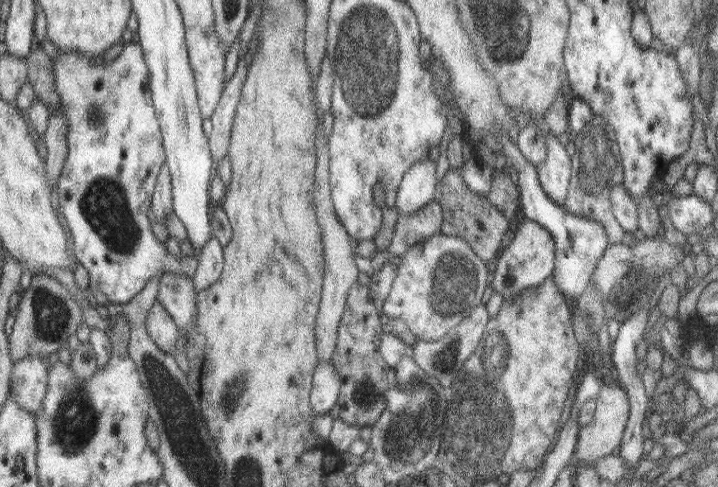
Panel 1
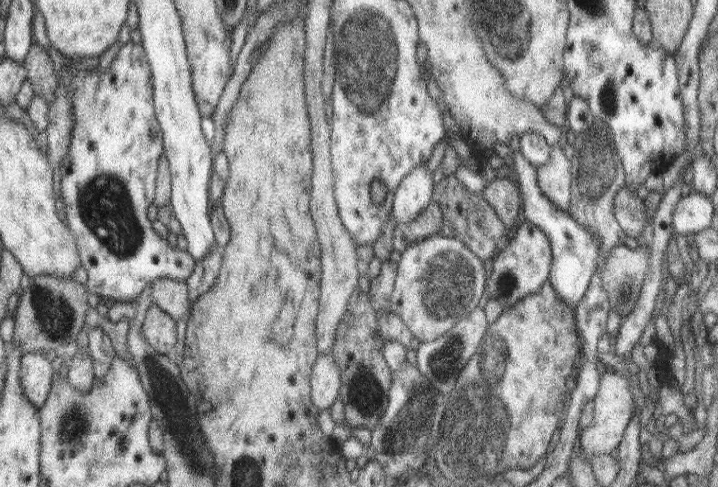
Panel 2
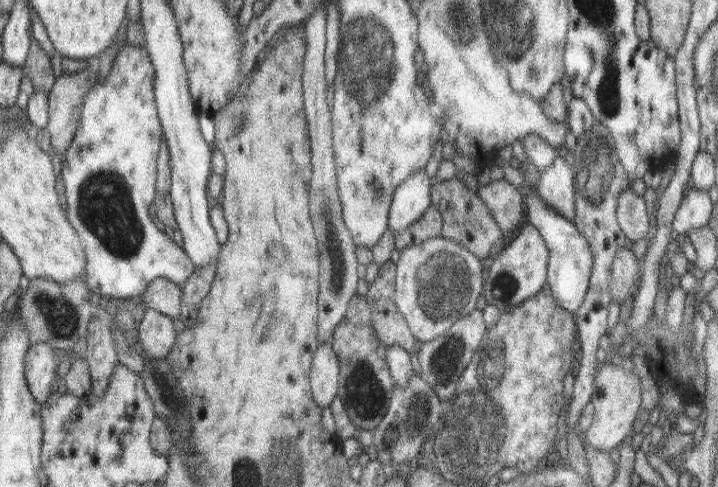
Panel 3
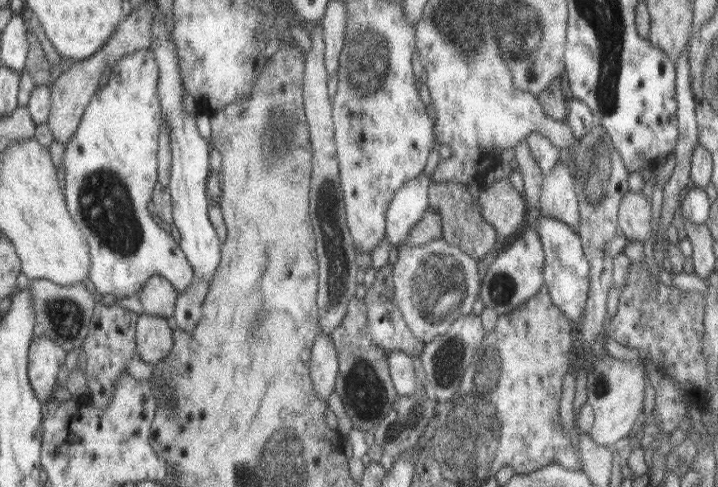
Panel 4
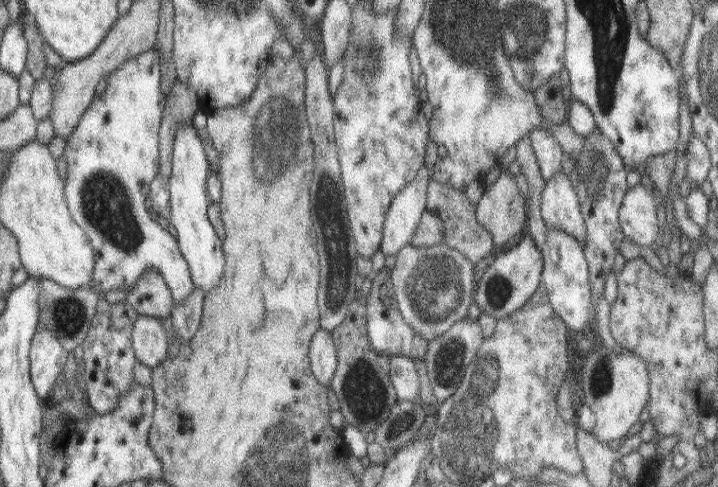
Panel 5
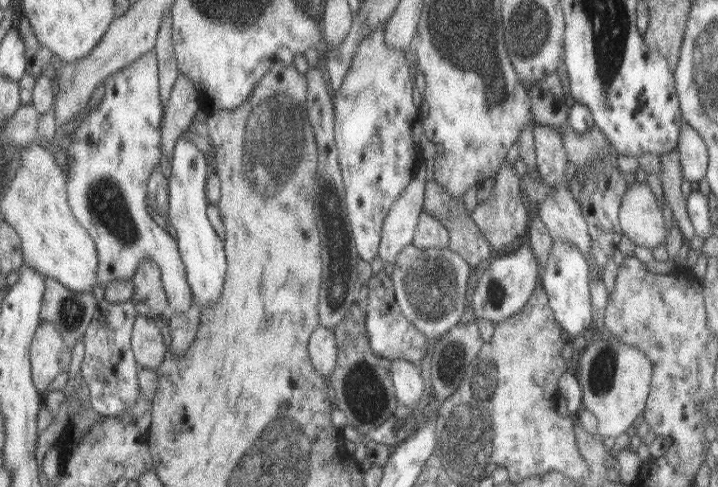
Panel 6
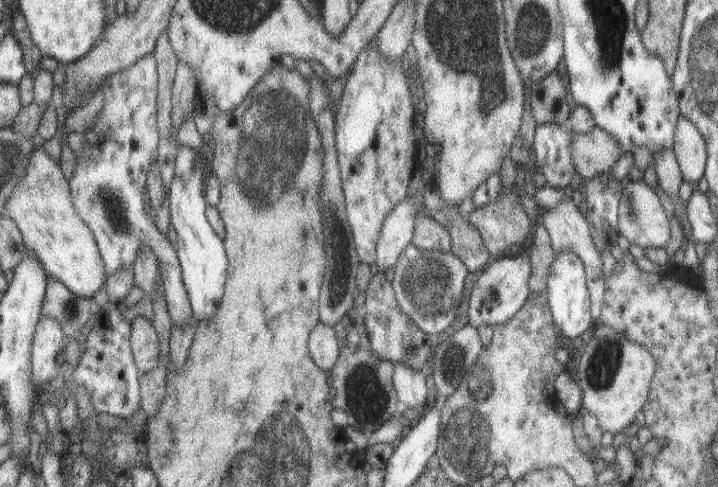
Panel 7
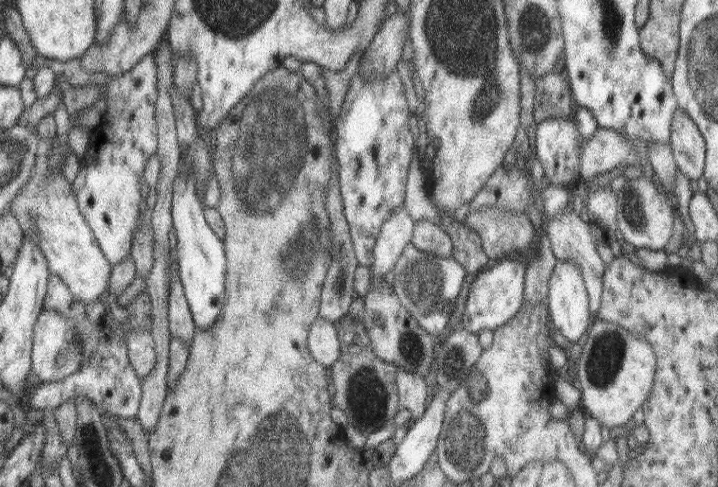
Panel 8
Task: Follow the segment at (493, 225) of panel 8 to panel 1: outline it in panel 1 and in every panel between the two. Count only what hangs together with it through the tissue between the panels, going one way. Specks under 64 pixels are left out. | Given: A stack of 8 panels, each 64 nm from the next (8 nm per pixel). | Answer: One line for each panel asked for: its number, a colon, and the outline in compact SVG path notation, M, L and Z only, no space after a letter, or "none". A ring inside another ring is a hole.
1: M497 172L499 176L495 176L491 180L491 192L487 192L487 198L491 204L495 204L503 214L505 218L513 220L515 218L515 212L519 210L521 206L521 192L519 192L519 186L511 184L513 180L509 178L507 172Z
2: M509 178L495 180L495 182L487 184L487 188L483 188L481 194L483 194L483 200L487 200L493 206L493 210L497 212L497 216L505 222L505 226L509 230L523 204L523 196L521 196L517 182L513 182Z
3: M501 180L501 182L489 182L487 186L479 186L477 192L479 198L489 206L493 220L497 220L505 236L517 232L515 228L519 226L525 210L525 198L521 188L515 188L507 180Z
4: M507 178L495 180L495 184L491 186L481 186L479 202L485 220L493 224L493 228L497 230L499 244L527 226L525 196L523 192L513 188L513 184Z
5: M503 164L503 174L493 186L485 188L477 204L477 220L489 230L493 242L501 246L527 226L525 208L527 198L517 188L515 178L507 172L507 164Z
6: M505 160L497 170L497 176L495 176L495 182L493 182L493 192L489 194L489 198L479 202L477 208L471 212L473 220L477 222L481 232L487 236L493 250L499 250L499 248L507 246L517 236L525 236L525 230L529 228L529 212L523 206L519 188L521 188L521 178L515 174L513 164L509 164Z
7: M507 156L503 158L503 164L499 168L499 176L501 176L501 192L491 200L491 204L485 204L483 208L473 208L473 212L467 216L471 224L475 224L483 236L485 246L489 248L489 252L499 258L505 256L505 250L513 244L521 244L527 234L533 230L533 220L527 218L521 202L519 202L519 192L515 186L515 162Z

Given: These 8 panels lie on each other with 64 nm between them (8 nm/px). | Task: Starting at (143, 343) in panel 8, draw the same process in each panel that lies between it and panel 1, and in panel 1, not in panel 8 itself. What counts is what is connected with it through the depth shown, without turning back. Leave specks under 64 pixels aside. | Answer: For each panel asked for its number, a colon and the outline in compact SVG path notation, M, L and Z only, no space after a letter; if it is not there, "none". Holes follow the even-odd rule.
1: M155 302L149 310L145 330L159 350L167 354L175 352L179 326L175 326L175 318L171 318L171 314L167 314L167 310L159 302Z
2: M151 306L147 310L145 322L141 326L145 340L165 356L175 358L175 342L177 342L177 330L175 330L175 318L165 314L161 308Z
3: M147 310L143 320L139 322L139 336L137 336L141 352L149 358L167 358L175 350L179 342L179 334L173 328L173 322L169 316Z
4: M141 314L135 322L137 356L147 364L161 364L175 348L177 334L167 326L167 318L155 314Z
5: M141 316L135 320L133 332L131 332L131 348L135 352L137 362L155 368L161 362L167 362L169 352L173 350L173 344L167 342L167 332L161 326L163 318L151 318Z
6: M137 316L131 332L131 350L141 368L157 370L169 358L169 348L163 344L161 328L149 316Z
7: M135 318L131 322L131 352L133 352L133 360L135 366L141 374L153 372L159 366L159 340L157 340L157 332L153 330L151 322L147 318Z

